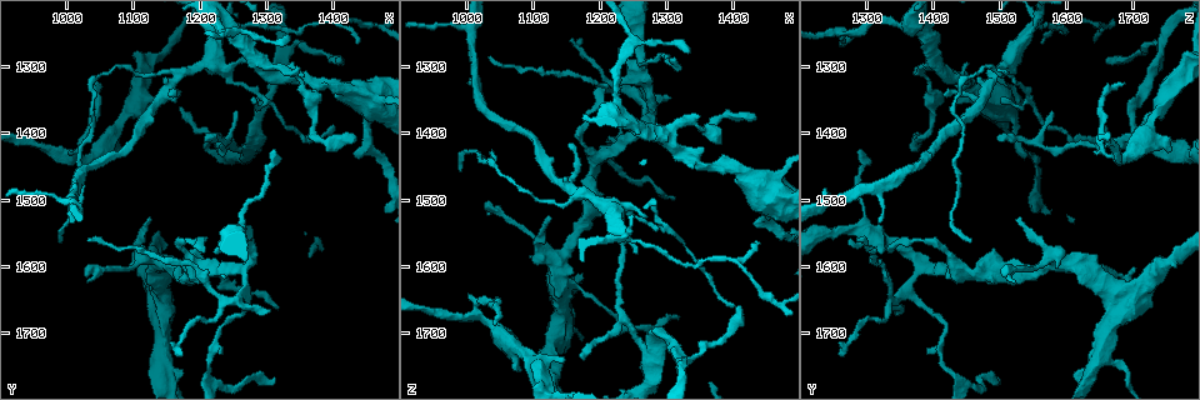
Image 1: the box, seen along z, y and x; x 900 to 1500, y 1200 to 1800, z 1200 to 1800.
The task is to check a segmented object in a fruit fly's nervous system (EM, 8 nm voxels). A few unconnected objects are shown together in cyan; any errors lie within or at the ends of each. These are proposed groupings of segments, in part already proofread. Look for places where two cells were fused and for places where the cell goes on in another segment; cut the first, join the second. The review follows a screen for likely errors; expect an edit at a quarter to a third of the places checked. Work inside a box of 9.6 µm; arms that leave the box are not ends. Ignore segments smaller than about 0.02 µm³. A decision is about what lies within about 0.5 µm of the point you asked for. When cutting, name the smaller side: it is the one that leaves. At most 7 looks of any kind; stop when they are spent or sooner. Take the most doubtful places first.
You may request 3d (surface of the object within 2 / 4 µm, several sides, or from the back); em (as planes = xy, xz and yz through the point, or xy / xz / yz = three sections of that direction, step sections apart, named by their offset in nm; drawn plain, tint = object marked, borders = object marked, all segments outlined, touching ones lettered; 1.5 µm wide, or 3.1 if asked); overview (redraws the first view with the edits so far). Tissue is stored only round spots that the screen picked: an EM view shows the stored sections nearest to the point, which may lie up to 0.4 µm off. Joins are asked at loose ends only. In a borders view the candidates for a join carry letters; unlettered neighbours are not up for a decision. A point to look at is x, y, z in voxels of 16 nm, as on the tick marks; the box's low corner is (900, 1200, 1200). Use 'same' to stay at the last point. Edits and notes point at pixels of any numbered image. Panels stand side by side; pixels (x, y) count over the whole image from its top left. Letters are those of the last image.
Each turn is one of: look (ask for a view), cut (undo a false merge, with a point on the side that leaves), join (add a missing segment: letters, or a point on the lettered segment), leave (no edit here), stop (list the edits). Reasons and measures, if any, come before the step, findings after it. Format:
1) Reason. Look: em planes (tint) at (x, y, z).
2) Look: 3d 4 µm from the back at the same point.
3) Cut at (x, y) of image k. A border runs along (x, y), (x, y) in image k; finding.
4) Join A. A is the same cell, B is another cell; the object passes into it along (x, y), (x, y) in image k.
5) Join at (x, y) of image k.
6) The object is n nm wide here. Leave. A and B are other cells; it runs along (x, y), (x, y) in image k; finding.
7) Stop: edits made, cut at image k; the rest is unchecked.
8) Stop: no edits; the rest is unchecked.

Three arms meet. Look: 3d 2 µm at (1220, 1290, 1520).

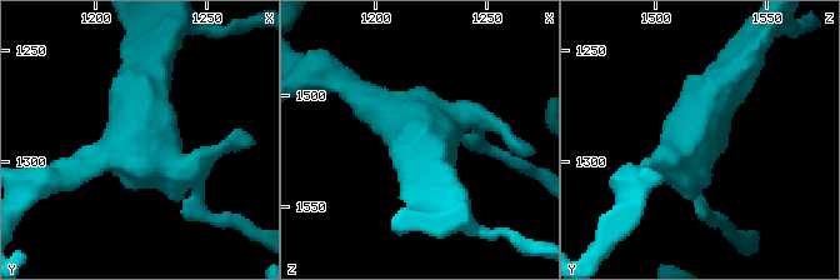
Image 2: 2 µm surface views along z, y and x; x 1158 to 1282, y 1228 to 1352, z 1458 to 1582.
Now the EM. Look: em xy step 8 (tint) at (1220, 1288, 1516).

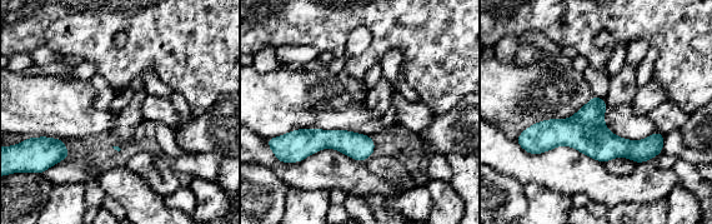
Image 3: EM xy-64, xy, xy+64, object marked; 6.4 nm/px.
Another direction. Look: em planes (borders) at the same point.

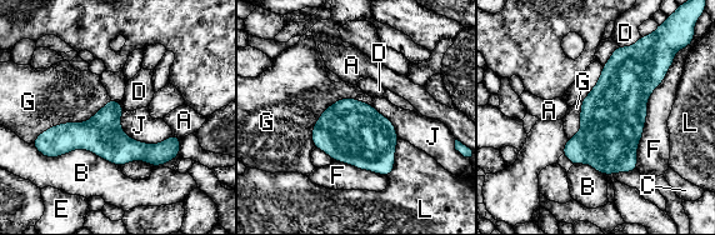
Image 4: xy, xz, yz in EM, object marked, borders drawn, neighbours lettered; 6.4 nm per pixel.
The object is 420 nm wide here. Leave. A, B, C, D, E, F, G, J and L are other cells; a border runs along (641, 36), (630, 45), (619, 46) in image 4; one cell here.

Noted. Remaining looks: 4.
Tapers out. Look: em planes (borders) at (1435, 1265, 1570).

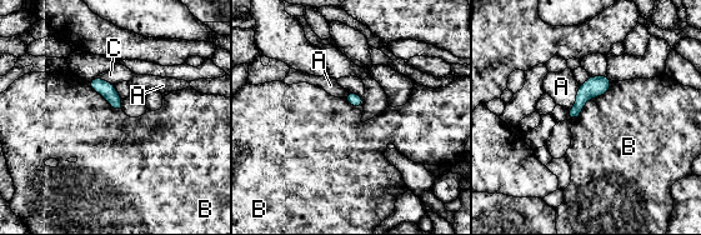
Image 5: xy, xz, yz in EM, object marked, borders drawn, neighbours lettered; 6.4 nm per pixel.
The object is 90 nm wide here. Leave. A, B and C are other cells; a border runs along (86, 81), (113, 109), (121, 110) in image 5; none of them fits.

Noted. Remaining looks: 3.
Arms part here. Look: em planes (borders) at (1250, 1250, 1265).

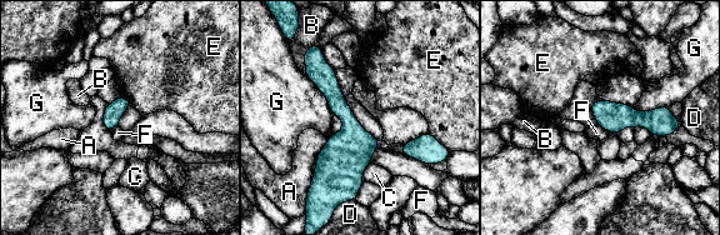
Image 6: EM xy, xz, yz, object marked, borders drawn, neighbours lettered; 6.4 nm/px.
The object is 180 nm wide here. Leave. A, B, C, D, E, F and G are other cells; it runs along (321, 86), (348, 116), (328, 216) in image 6; continuous, no second cell.

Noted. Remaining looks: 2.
Stop: no edits; the rest is unchecked.

